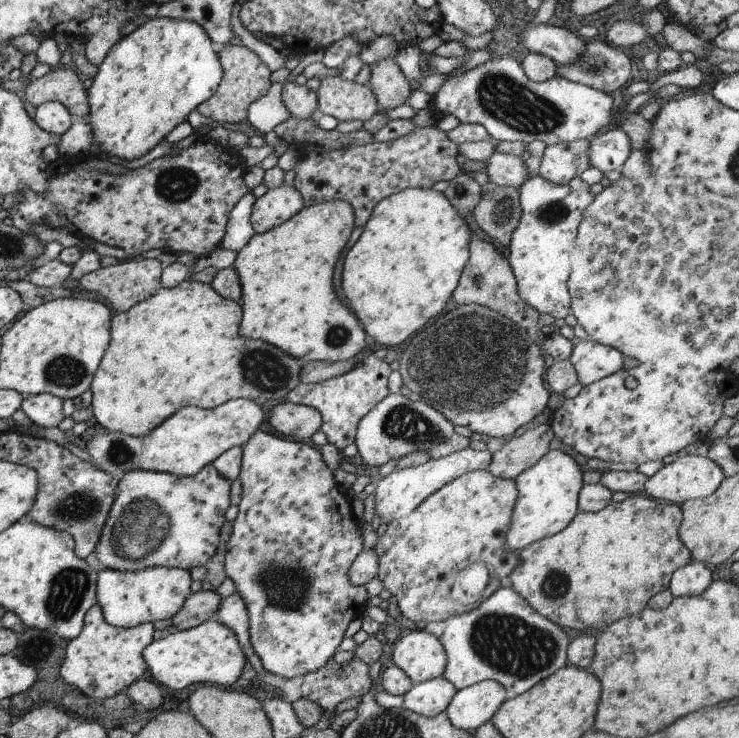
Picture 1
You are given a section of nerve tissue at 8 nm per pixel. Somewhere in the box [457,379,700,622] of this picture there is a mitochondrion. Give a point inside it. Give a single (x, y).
(555, 585)

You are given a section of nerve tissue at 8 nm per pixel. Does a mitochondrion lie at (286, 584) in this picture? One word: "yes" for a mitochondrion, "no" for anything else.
yes

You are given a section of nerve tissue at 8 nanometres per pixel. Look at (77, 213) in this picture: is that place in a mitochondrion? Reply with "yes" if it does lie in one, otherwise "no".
no

